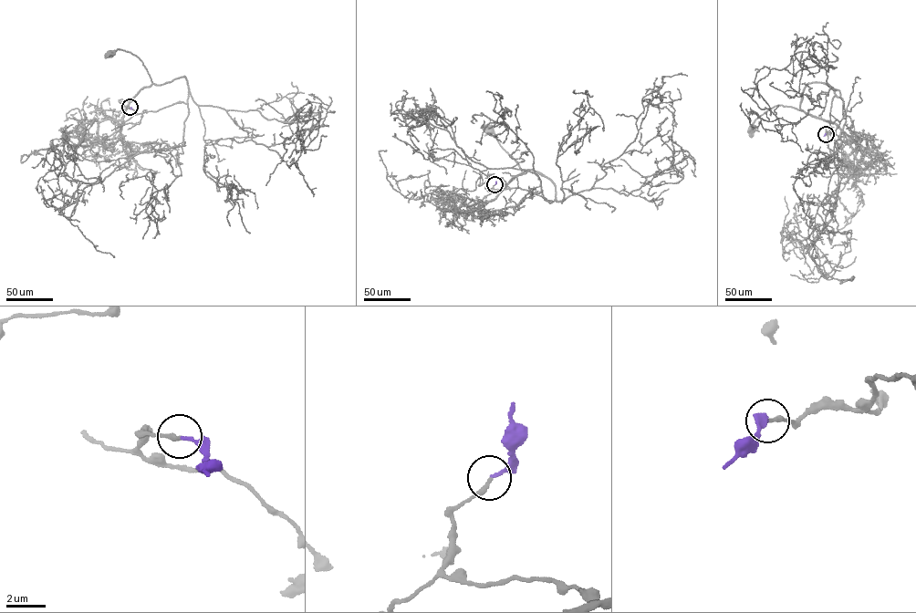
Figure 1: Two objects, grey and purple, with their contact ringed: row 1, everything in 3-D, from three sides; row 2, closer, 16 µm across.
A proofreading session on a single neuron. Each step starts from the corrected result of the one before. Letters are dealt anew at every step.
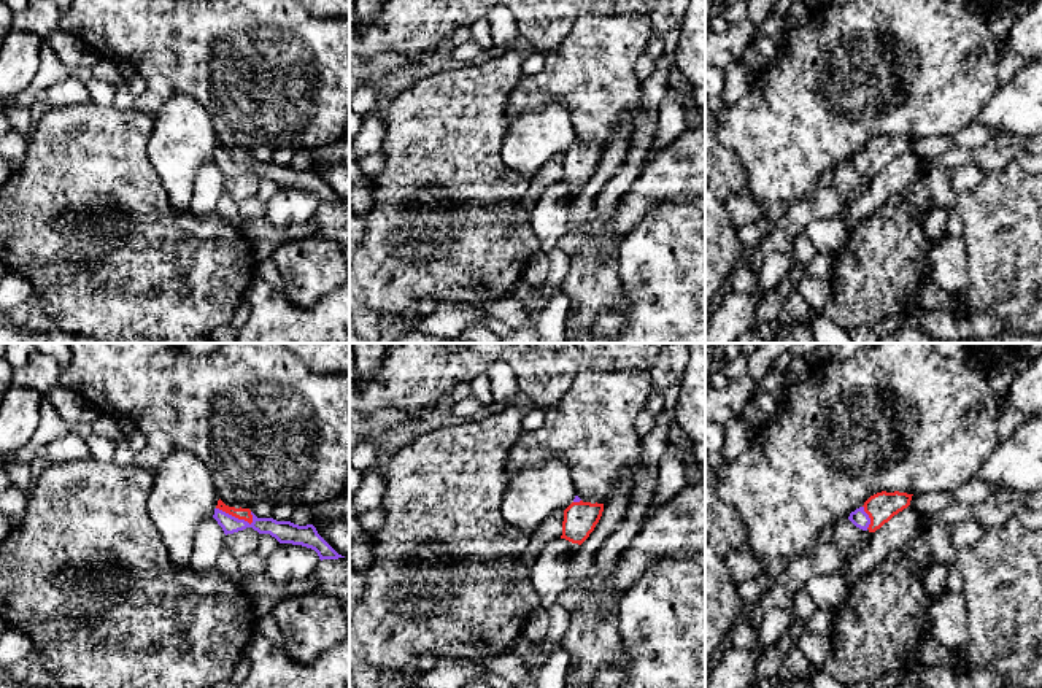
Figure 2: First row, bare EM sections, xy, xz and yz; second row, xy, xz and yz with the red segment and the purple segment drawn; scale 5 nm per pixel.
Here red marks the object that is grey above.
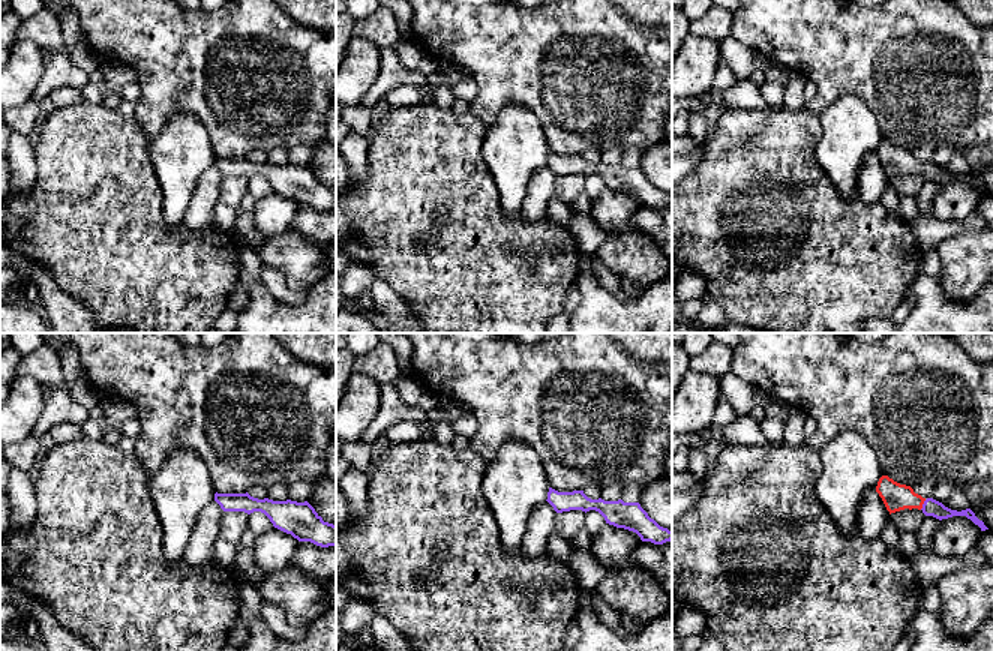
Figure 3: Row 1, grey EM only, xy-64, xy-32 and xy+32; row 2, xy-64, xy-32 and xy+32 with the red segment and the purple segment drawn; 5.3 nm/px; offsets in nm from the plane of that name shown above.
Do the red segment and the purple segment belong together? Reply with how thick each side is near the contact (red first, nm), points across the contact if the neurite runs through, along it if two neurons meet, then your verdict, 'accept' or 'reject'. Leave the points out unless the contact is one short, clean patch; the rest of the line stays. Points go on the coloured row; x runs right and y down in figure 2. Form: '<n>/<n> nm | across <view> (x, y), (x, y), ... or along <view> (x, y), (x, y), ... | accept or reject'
60/100 nm | across xy (242, 514), (235, 517), (281, 531) | accept

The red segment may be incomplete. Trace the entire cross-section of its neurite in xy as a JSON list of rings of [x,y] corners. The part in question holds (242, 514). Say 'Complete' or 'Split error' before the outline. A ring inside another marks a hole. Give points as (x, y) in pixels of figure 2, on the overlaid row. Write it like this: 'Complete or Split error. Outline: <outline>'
Split error. Outline: [[[221,499],[214,508],[213,518],[222,528],[224,534],[233,534],[253,528],[259,534],[270,534],[280,543],[292,543],[311,548],[319,559],[345,558],[338,555],[316,531],[313,524],[299,526],[291,521],[276,521],[273,518],[257,518],[249,508],[235,508],[226,505]]]

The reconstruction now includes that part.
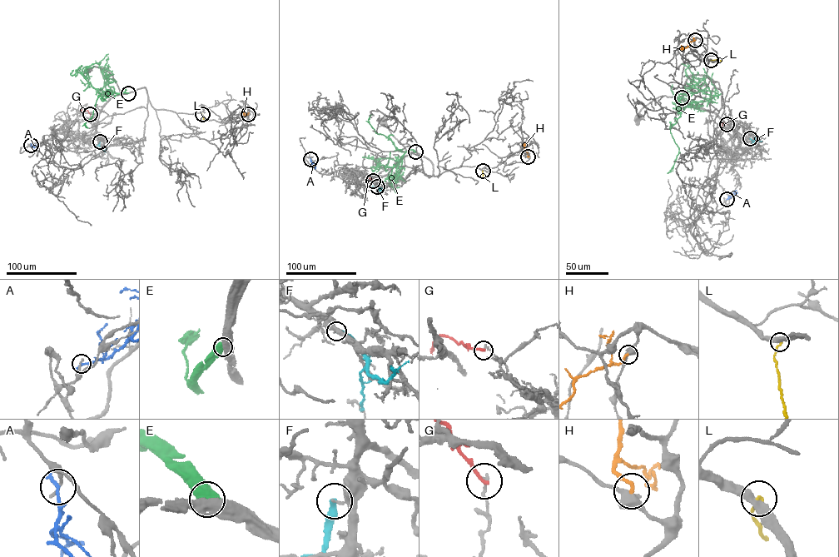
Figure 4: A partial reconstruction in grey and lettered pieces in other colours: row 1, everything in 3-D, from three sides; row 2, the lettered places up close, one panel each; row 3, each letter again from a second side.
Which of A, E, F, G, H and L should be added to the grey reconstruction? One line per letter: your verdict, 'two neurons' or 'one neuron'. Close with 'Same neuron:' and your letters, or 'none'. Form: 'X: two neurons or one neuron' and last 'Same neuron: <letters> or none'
A: two neurons
E: two neurons
F: two neurons
G: two neurons
H: two neurons
L: two neurons
Same neuron: none

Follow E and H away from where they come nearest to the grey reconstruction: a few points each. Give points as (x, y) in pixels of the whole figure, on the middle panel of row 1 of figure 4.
E: (415, 151), (405, 151), (393, 166), (379, 165), (376, 159), (379, 170), (374, 172), (370, 167)
H: (528, 156), (524, 146)

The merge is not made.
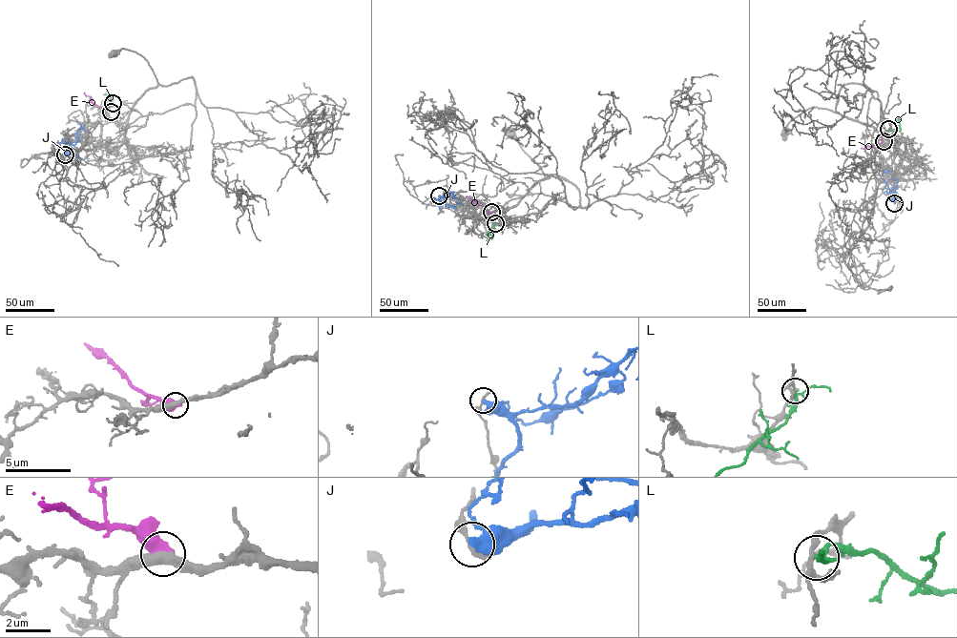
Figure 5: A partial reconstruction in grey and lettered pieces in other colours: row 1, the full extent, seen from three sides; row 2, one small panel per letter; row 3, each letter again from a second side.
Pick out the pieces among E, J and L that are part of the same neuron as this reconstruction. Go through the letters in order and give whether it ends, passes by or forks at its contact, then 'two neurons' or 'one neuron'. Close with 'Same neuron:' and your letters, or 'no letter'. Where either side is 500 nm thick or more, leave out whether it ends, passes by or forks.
E: two neurons
J: it passes by; two neurons
L: it passes by; two neurons
Same neuron: no letter

